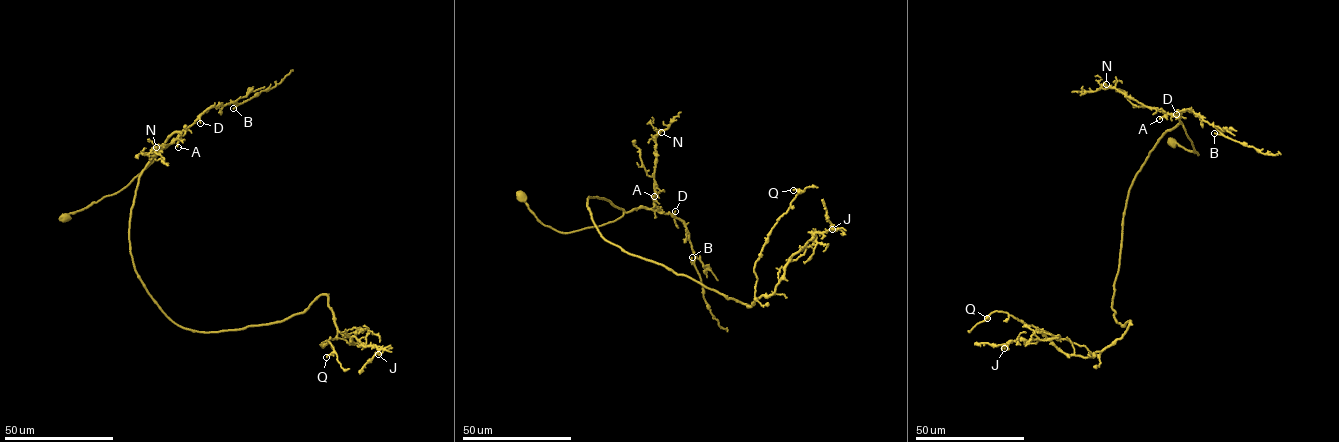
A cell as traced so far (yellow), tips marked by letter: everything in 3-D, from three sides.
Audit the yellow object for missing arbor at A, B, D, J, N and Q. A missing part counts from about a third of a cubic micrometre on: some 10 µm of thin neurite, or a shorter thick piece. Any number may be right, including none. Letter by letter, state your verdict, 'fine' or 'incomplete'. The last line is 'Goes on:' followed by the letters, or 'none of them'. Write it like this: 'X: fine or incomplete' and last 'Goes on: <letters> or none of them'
A: fine
B: fine
D: fine
J: fine
N: fine
Q: fine
Goes on: none of them

